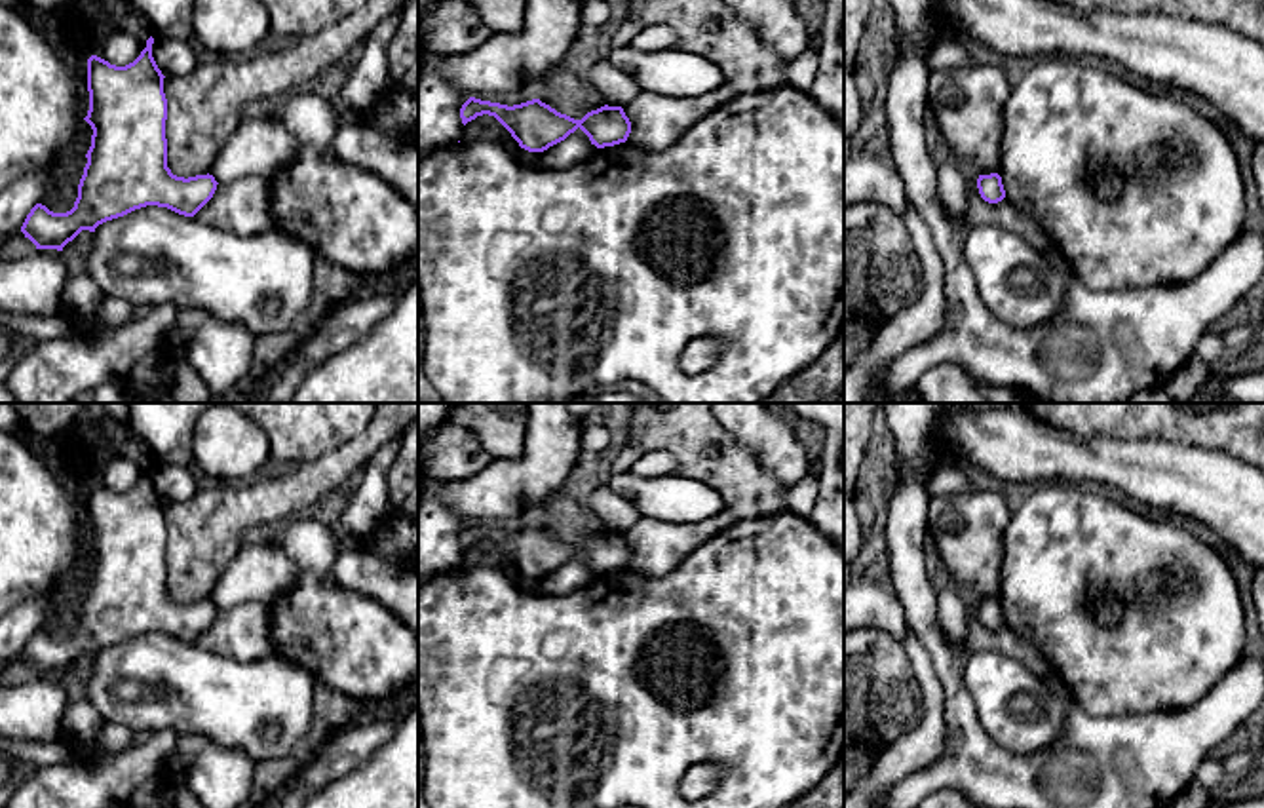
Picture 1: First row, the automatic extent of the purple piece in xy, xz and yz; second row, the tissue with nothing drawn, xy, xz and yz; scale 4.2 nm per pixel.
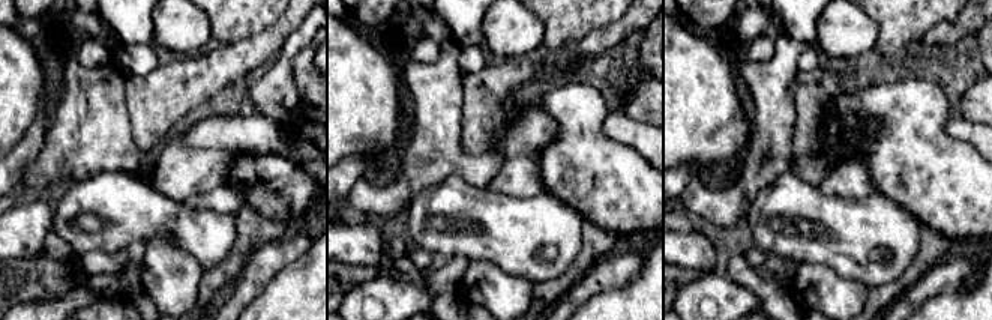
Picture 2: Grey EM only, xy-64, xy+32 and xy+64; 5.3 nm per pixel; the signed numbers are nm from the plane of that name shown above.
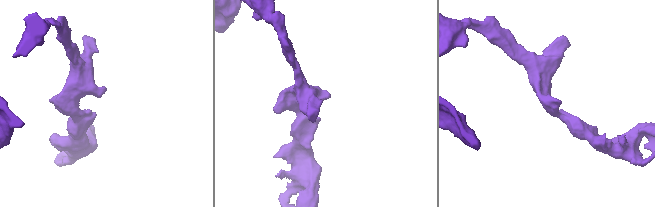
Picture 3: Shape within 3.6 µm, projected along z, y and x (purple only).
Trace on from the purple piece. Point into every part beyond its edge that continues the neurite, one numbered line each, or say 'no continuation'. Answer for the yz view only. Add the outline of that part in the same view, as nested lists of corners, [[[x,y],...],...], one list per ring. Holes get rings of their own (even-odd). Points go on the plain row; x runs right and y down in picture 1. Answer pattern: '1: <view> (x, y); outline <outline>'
no continuation

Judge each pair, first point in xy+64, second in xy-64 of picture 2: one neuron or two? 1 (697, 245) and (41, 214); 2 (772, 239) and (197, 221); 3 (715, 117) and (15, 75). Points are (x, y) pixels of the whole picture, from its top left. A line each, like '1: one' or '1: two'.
1: one
2: one
3: one

